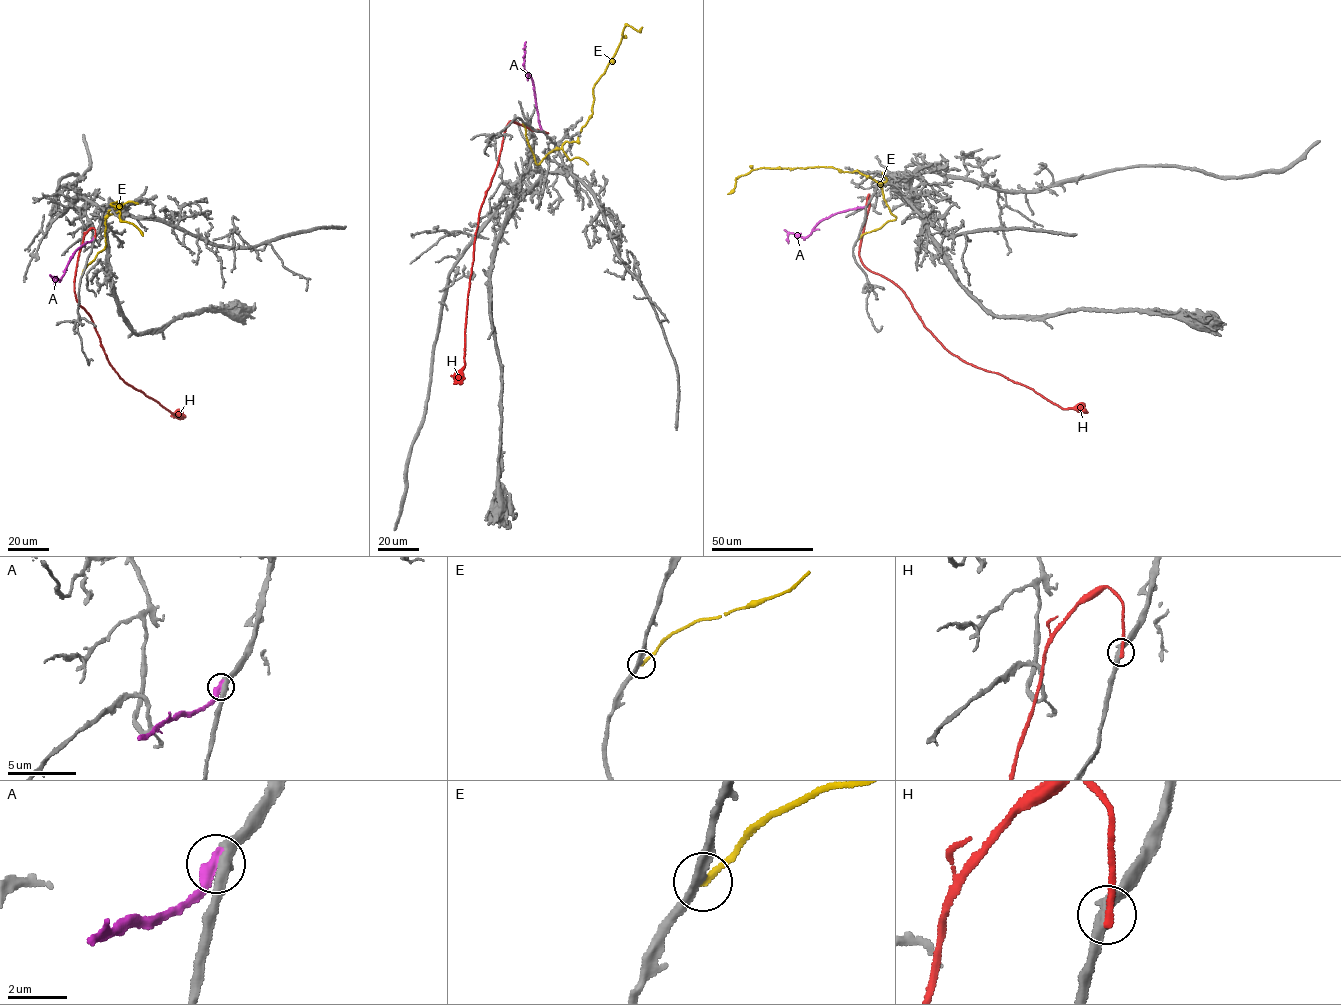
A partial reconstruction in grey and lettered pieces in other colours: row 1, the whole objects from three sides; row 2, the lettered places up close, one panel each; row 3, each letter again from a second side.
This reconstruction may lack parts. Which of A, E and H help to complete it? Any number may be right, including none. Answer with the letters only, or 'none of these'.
A

